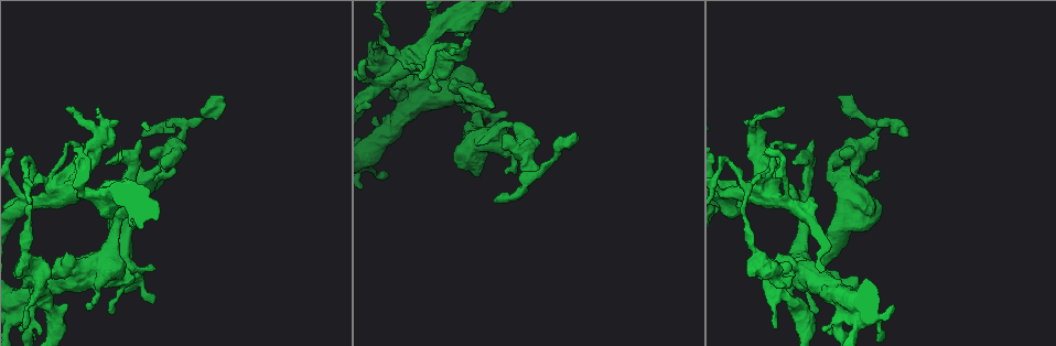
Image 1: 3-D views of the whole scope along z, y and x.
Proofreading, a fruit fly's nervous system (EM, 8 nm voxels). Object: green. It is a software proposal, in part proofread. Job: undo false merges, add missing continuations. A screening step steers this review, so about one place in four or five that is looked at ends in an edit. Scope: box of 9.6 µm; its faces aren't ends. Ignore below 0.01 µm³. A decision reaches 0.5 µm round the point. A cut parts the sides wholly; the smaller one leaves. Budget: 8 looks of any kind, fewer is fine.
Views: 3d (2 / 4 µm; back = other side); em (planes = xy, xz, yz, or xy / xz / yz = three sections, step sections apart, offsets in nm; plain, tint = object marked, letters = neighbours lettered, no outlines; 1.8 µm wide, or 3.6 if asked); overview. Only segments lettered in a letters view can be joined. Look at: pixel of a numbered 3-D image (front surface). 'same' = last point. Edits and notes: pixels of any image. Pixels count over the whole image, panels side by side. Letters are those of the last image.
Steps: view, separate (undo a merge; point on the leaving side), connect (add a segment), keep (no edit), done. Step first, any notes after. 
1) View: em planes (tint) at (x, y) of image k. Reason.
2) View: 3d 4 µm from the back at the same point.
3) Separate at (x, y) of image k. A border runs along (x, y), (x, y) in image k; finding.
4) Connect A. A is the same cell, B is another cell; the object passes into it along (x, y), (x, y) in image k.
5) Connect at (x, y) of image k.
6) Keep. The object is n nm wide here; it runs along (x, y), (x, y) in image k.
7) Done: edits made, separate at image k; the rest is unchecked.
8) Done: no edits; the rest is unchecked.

View: em xy step 4 (tint) at (182, 128) of image 1. Sharp bend.

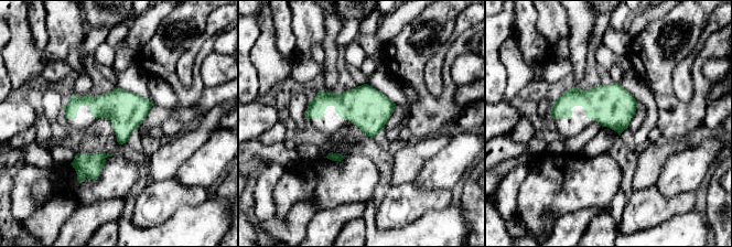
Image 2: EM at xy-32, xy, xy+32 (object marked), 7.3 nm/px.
View: em planes (letters) at the same point.

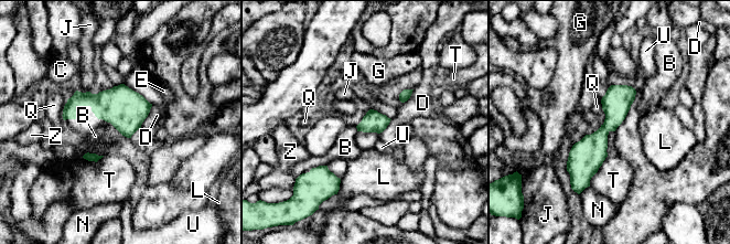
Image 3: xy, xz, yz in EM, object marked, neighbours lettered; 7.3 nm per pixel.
Keep. The object is 160 nm wide here; B, C, D, E, G, J, L, N, Q, T, U and Z are other cells; it runs along (629, 88), (578, 180) in image 3; all the same neuron.

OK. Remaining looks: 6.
View: 3d 4 µm at (57, 183) of image 1.

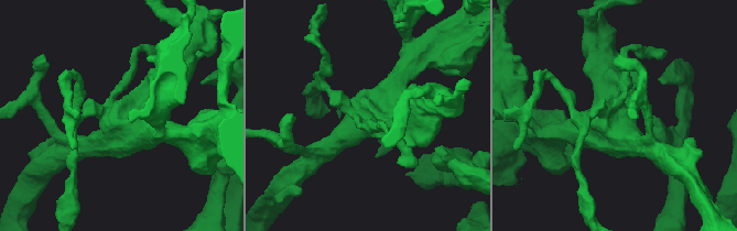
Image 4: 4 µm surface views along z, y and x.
View: em 3.6 µm yz step 16 (letters) at (119, 120) of image 4. Shape alone is not enough.

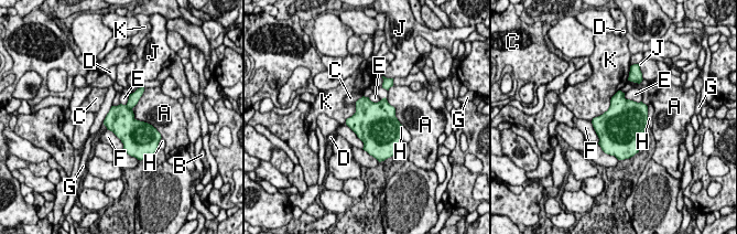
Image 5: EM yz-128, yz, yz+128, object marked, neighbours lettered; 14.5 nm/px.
View: em 3.6 µm planes (letters) at the same point.

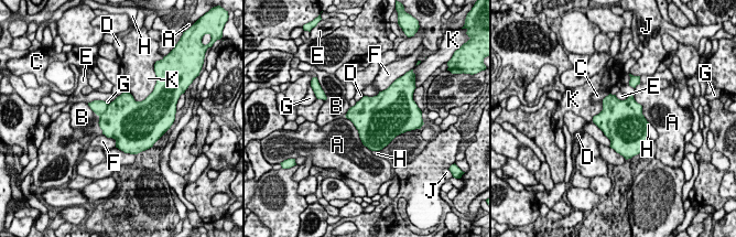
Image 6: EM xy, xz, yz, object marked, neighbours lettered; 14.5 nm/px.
Separate at (98, 107) of image 6. The longest contact is with A, 650 nm; A, B, C, D, E, F, G, H, J and K are other cells; a second neuron is stuck on.

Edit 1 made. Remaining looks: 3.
View: em 3.6 µm xy step 16 (tint) at (508, 112) of image 1. Free end.

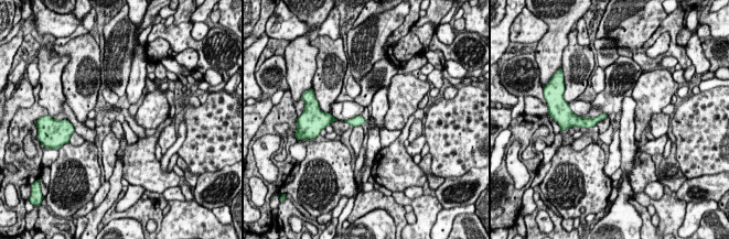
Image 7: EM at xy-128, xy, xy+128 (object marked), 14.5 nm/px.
View: em 3.6 µm planes (letters) at the same point. Another direction.

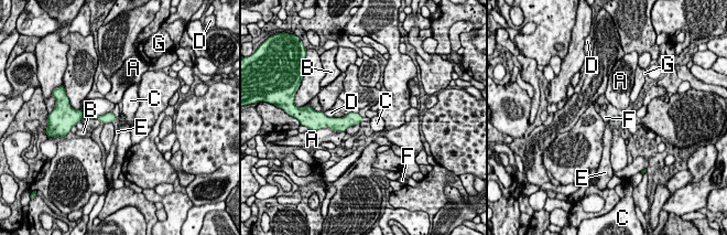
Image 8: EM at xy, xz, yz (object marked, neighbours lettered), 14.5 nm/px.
Keep. A, B, C, D, E, F and G are other cells; a border runs along (357, 113), (364, 117) in image 8; no lettered segment goes on from it.

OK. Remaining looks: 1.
Done: edits made, separate at image 6; the rest is unchecked.

